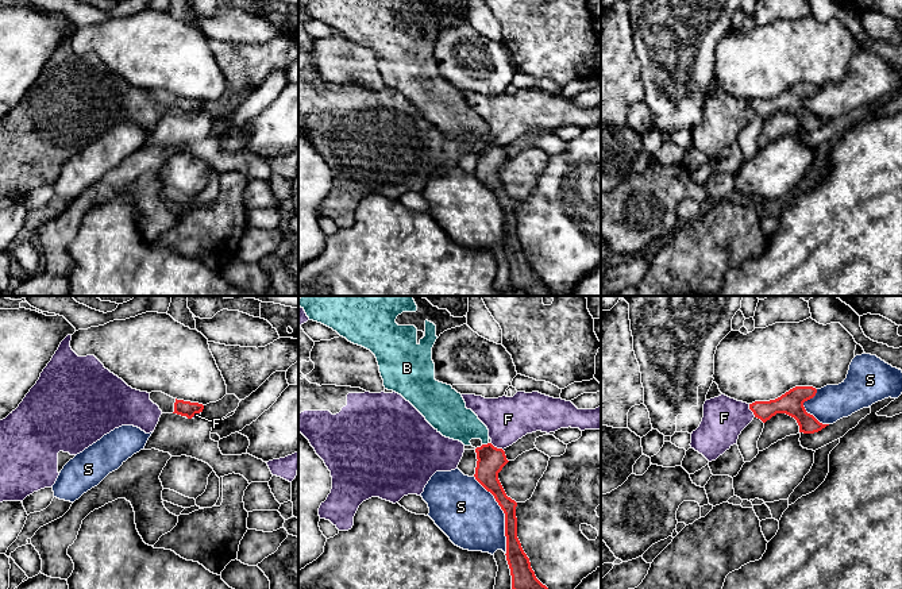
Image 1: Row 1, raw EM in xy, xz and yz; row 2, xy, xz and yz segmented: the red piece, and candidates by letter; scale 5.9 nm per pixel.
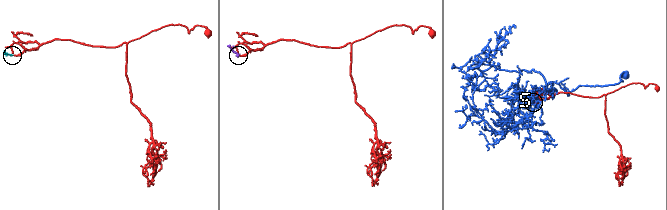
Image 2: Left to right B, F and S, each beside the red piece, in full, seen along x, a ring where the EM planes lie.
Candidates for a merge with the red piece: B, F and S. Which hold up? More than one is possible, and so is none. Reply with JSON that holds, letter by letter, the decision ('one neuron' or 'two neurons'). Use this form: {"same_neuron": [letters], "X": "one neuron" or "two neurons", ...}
{"same_neuron": ["B"], "B": "one neuron", "F": "two neurons", "S": "two neurons"}

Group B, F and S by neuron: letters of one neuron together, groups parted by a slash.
B / F / S

